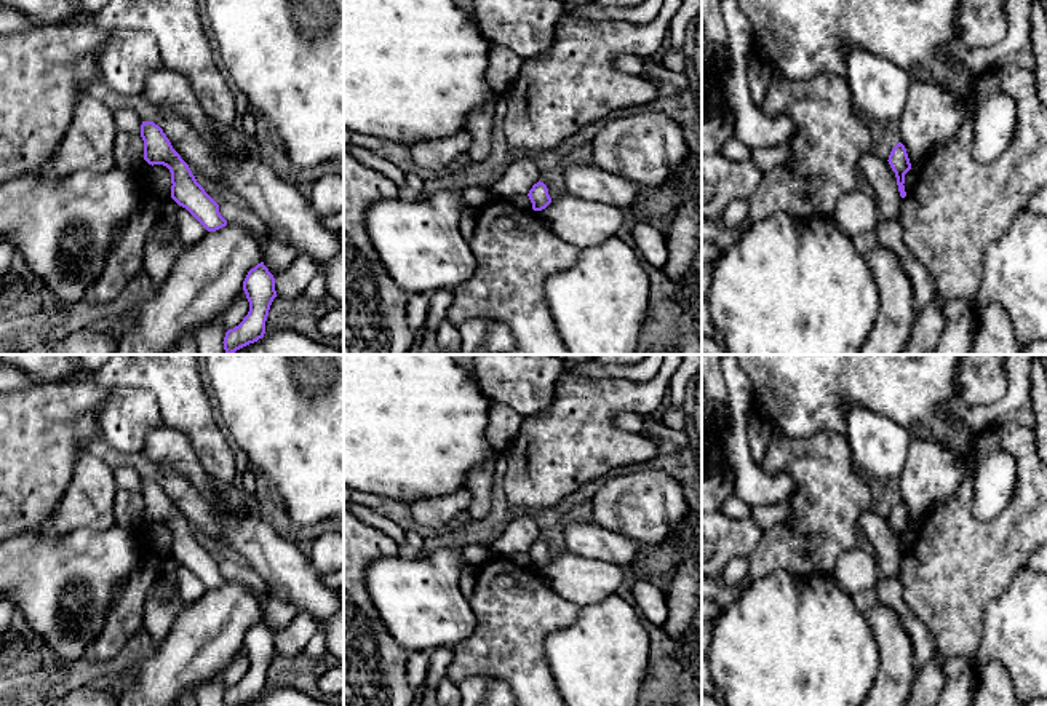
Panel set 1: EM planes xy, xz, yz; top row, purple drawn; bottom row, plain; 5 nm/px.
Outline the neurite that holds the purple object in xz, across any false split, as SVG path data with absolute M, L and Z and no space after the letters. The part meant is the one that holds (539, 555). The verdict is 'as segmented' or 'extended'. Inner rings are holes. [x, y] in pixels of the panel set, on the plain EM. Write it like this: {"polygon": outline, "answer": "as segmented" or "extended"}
{"polygon": "M540 538L532 543L527 554L529 554L531 561L532 561L534 569L542 569L551 561L551 556L548 553L548 546Z", "answer": "as segmented"}

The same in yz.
{"polygon": "M898 500L892 506L887 519L892 526L892 529L895 530L900 554L905 556L906 554L905 543L903 543L905 541L905 532L911 527L911 521L910 521L906 506L902 500Z", "answer": "as segmented"}

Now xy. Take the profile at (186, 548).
{"polygon": "M142 479L144 518L149 522L163 522L171 530L171 556L185 565L208 589L227 583L219 562L197 540L189 522L173 506L163 487L153 479Z", "answer": "as segmented"}

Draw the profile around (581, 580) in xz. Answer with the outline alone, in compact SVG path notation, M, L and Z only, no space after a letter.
M572 553L551 557L537 572L561 599L579 607L615 594L627 575L627 569L622 565L580 557Z

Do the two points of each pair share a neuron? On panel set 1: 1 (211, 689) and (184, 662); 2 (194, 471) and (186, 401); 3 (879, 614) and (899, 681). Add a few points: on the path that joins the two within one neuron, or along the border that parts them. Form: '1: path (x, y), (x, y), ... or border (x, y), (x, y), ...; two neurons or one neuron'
1: border (219, 674), (191, 689); two neurons
2: border (167, 424), (187, 440), (199, 464), (211, 478); two neurons
3: path (887, 630), (895, 646), (895, 665); one neuron

